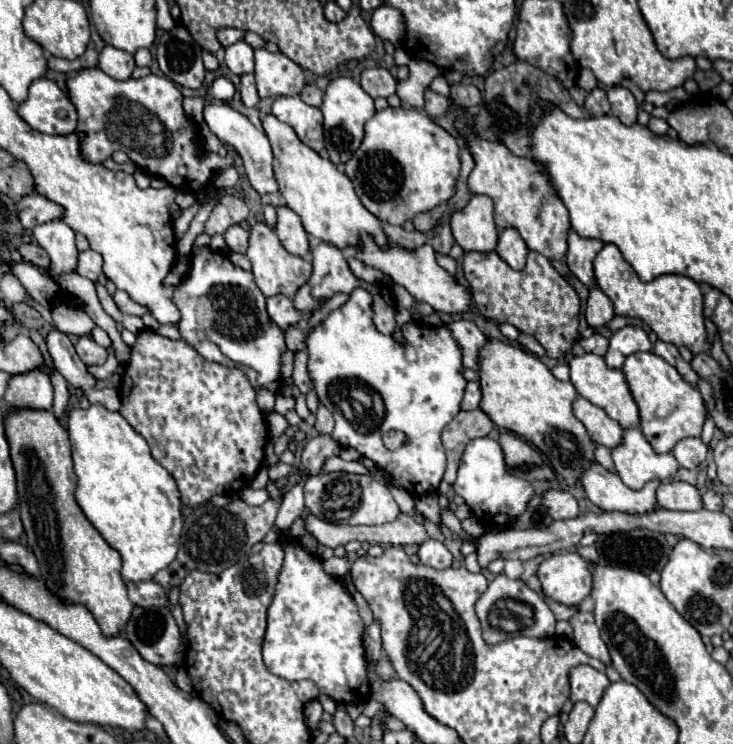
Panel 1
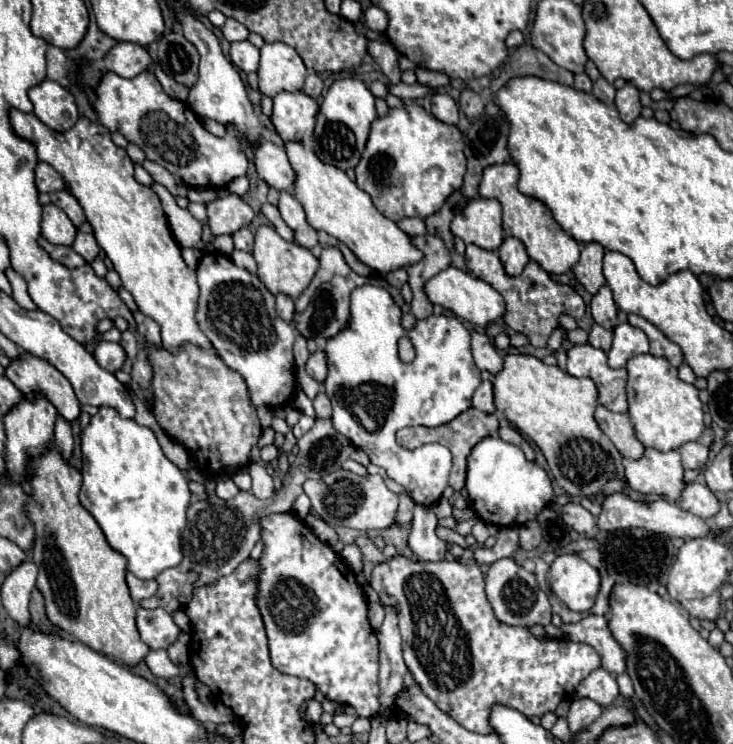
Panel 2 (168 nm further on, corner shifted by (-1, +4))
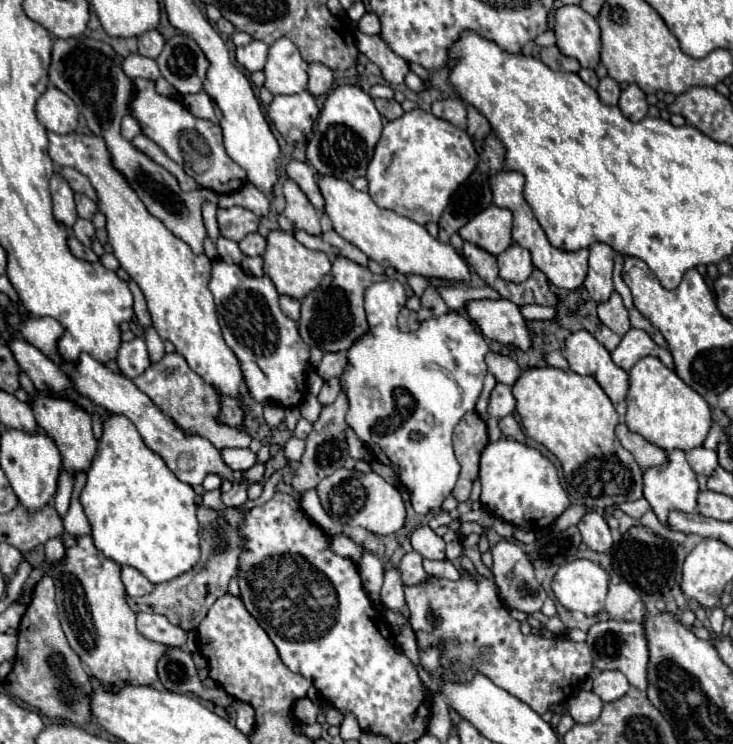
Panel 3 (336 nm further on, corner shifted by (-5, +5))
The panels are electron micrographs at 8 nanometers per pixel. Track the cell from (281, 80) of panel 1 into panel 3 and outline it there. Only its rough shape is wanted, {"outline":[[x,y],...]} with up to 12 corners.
{"outline":[[281,37],[269,47],[265,87],[273,95],[307,89],[307,63]]}

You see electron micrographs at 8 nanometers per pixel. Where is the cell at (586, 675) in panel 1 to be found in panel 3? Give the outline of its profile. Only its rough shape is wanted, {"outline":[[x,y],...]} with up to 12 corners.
{"outline":[[619,671],[593,675],[593,693],[603,701],[617,701],[629,691]]}

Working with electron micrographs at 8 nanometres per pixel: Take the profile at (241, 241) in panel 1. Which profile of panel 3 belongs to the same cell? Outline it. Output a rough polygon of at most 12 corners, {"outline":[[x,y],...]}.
{"outline":[[249,233],[239,249],[249,257],[265,251],[265,237]]}

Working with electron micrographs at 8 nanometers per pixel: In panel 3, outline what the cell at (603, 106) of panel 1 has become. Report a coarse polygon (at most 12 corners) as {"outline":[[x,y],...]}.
{"outline":[[611,77],[599,81],[597,93],[605,105],[617,105],[621,87]]}

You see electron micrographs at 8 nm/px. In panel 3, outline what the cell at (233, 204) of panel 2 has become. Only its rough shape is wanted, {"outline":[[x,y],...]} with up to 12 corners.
{"outline":[[245,207],[217,209],[221,235],[241,241],[259,217]]}

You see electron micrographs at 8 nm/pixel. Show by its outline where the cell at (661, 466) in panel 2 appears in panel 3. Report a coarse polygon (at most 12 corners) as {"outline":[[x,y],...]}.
{"outline":[[675,449],[643,471],[643,495],[667,525],[667,513],[693,513],[697,475]]}

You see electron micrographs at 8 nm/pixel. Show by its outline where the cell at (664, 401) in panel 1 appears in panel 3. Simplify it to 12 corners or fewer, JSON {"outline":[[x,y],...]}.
{"outline":[[659,357],[629,371],[625,423],[665,451],[703,445],[707,401]]}

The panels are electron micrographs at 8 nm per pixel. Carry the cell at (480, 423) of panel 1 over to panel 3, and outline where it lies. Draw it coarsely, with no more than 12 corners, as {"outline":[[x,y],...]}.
{"outline":[[477,411],[453,431],[461,475],[453,489],[467,501],[487,445],[487,425]]}

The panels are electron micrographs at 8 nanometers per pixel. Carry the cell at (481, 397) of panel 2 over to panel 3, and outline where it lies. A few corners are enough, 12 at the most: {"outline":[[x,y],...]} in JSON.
{"outline":[[497,383],[489,395],[487,434],[500,439],[499,421],[515,409],[511,387]]}

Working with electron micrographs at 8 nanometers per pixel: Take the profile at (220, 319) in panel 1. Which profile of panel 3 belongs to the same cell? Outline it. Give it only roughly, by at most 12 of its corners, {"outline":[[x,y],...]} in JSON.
{"outline":[[213,259],[209,291],[249,397],[297,407],[309,345],[269,277]]}

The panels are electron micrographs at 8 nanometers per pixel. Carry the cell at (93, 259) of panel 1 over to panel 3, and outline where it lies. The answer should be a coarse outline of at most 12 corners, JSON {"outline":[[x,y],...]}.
{"outline":[[77,219],[73,225],[75,237],[91,247],[95,227],[87,219]]}

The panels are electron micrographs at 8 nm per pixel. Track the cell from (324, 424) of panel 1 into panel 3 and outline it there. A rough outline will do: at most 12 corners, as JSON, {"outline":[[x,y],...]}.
{"outline":[[339,379],[325,381],[319,403],[331,405],[341,393]]}

